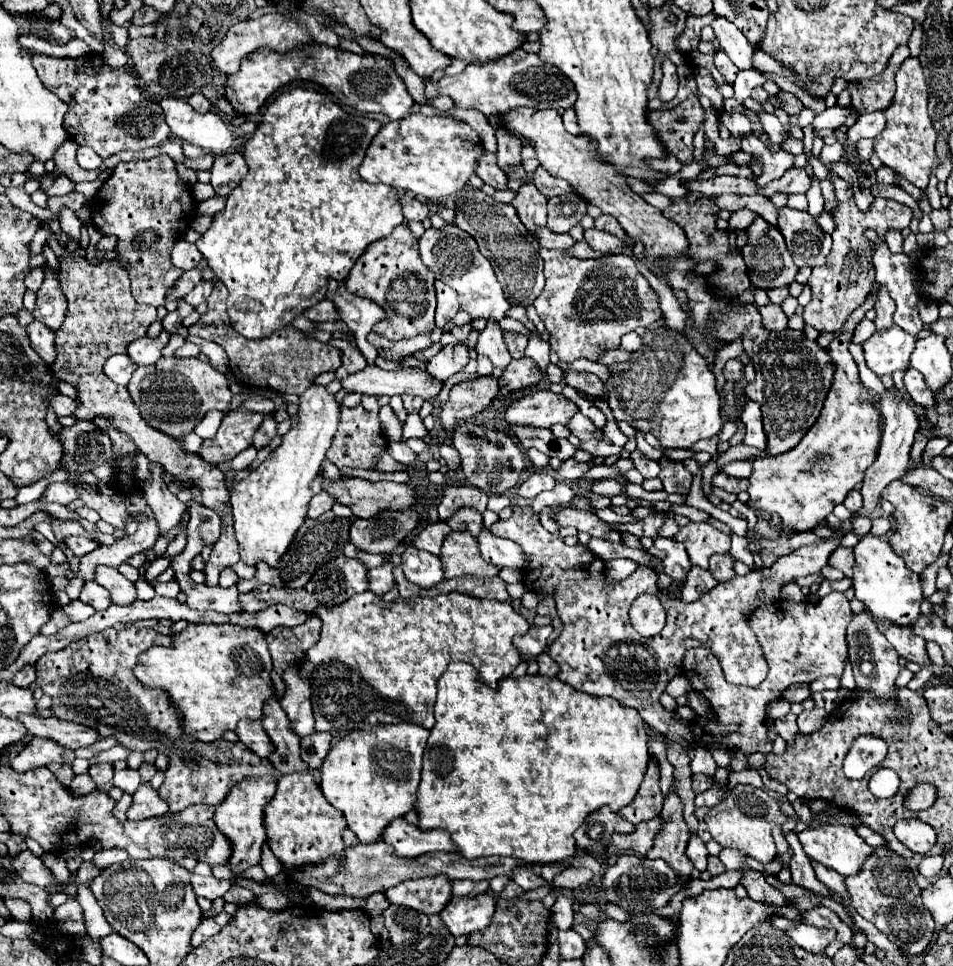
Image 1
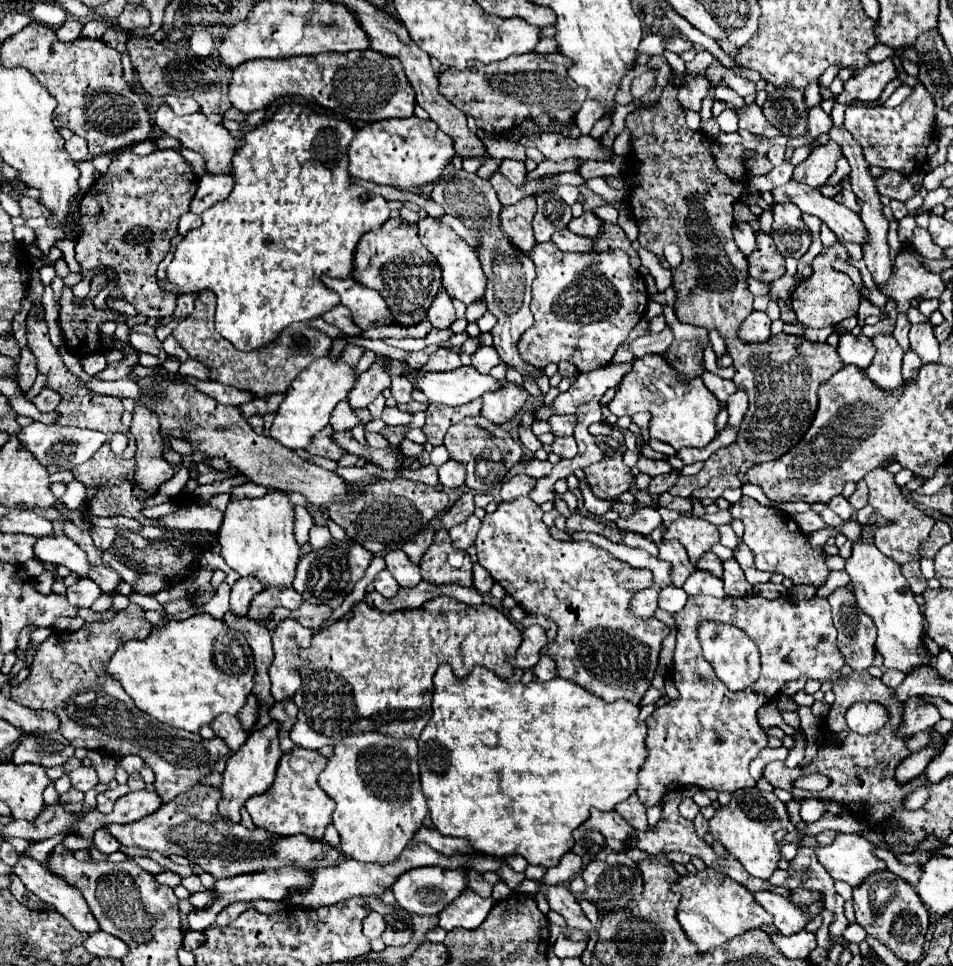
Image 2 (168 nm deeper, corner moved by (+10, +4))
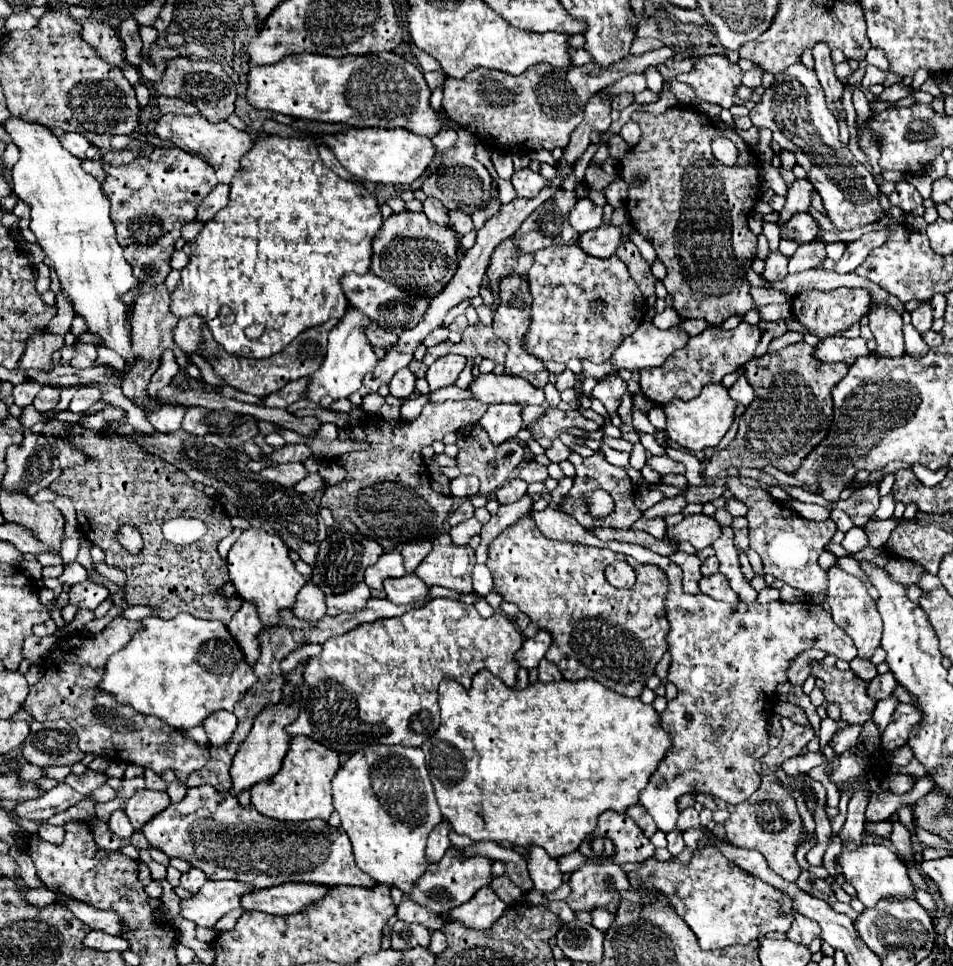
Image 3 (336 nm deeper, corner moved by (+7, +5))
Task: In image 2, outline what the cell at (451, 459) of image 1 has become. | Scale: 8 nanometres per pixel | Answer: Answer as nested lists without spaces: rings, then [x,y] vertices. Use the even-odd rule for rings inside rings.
[[[449,459],[447,463],[443,463],[443,465],[439,467],[439,481],[441,481],[443,487],[447,487],[447,489],[465,487],[465,469],[463,469],[463,465],[459,465],[457,461]]]

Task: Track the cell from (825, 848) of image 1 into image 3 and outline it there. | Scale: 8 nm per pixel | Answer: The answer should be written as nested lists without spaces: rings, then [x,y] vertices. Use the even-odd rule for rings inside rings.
[[[862,844],[854,852],[844,850],[838,856],[838,866],[840,866],[840,872],[846,876],[846,880],[856,888],[858,898],[868,908],[874,908],[874,904],[880,898],[904,900],[914,896],[914,886],[912,886],[912,880],[908,878],[904,862],[886,844]]]

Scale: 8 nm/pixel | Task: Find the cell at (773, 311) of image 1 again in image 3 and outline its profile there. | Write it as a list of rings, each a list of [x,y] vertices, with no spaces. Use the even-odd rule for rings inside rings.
[[[740,322],[734,330],[720,330],[716,326],[708,326],[702,334],[692,336],[684,348],[668,356],[666,362],[658,368],[644,368],[640,372],[640,388],[656,404],[666,404],[672,398],[692,400],[700,394],[700,390],[710,382],[720,382],[728,372],[734,372],[738,366],[746,364],[754,358],[754,350],[762,338],[762,330],[748,322]]]

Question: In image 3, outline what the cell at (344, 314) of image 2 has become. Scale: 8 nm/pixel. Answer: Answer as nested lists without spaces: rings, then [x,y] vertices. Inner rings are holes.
[[[370,320],[370,324],[366,326],[366,338],[370,338],[370,344],[374,346],[380,346],[380,348],[386,348],[390,344],[396,342],[396,334],[380,328],[376,322]]]

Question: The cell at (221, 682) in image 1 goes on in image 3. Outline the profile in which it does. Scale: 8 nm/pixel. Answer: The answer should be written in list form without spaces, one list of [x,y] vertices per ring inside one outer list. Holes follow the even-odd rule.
[[[178,614],[172,620],[158,616],[144,620],[144,630],[140,630],[132,640],[116,654],[108,658],[106,674],[98,684],[100,690],[114,694],[120,704],[128,704],[140,714],[156,716],[168,722],[172,728],[188,730],[200,726],[206,716],[216,710],[234,710],[234,704],[250,690],[256,682],[254,670],[246,660],[242,660],[242,650],[234,644],[234,636],[220,622],[208,622],[192,614]]]

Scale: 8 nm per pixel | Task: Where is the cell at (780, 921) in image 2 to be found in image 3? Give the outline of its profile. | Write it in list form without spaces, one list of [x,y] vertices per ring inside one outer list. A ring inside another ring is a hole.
[[[794,914],[794,924],[786,932],[786,936],[792,942],[800,942],[804,946],[810,946],[810,942],[816,936],[820,936],[820,928],[818,928],[818,924],[814,924],[814,920],[810,920],[810,918],[802,916],[802,914]]]

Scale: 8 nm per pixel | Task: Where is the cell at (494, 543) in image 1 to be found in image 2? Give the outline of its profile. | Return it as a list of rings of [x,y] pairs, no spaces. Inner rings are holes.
[[[471,515],[471,517],[469,517],[467,521],[463,521],[461,525],[449,529],[449,535],[451,535],[451,539],[453,539],[453,545],[455,545],[457,549],[469,549],[469,547],[475,543],[475,537],[477,537],[479,527],[481,527],[481,521],[479,521],[475,515]]]

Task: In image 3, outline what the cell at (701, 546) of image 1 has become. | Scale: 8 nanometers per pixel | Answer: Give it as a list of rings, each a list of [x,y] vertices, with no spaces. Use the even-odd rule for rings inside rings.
[[[706,514],[686,516],[680,524],[668,528],[668,538],[672,542],[686,540],[696,548],[696,552],[706,546],[712,546],[720,536],[722,536],[720,524]]]

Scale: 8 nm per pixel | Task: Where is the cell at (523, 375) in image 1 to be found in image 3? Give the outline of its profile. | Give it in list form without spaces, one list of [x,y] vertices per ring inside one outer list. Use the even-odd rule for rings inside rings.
[[[492,404],[480,420],[480,426],[488,432],[494,444],[516,438],[522,424],[522,406],[520,404]]]

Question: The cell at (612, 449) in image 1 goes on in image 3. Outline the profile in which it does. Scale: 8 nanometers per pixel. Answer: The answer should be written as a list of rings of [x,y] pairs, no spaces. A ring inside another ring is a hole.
[[[556,438],[552,442],[552,446],[546,450],[546,456],[552,460],[552,462],[562,462],[562,460],[568,460],[568,456],[572,454],[572,448],[568,448],[560,438]]]

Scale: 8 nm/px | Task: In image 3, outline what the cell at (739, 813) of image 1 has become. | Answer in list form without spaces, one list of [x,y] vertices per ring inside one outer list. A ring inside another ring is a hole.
[[[792,796],[784,798],[782,802],[750,802],[746,800],[744,804],[738,804],[736,810],[730,814],[730,818],[724,822],[726,836],[732,844],[740,848],[752,848],[758,850],[770,868],[780,874],[788,882],[796,882],[800,876],[800,866],[796,862],[796,842],[802,830],[802,820],[796,810],[796,800]]]

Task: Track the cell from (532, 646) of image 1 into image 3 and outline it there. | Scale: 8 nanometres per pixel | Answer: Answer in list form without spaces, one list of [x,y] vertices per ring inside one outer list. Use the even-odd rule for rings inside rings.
[[[540,630],[536,636],[532,638],[526,638],[522,648],[518,650],[516,654],[516,662],[522,666],[522,668],[538,668],[538,662],[544,658],[548,646],[552,644],[552,638],[546,630]]]

